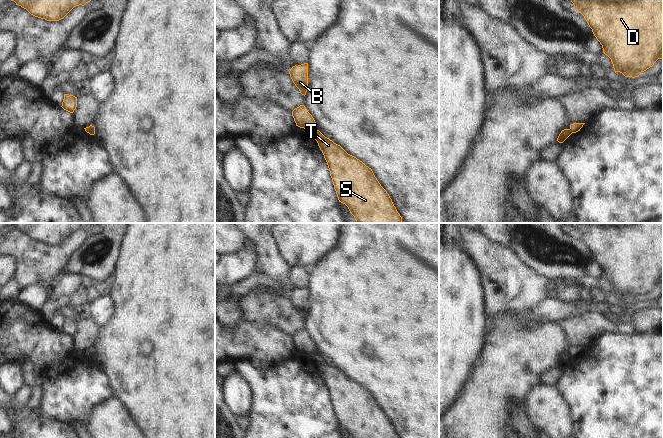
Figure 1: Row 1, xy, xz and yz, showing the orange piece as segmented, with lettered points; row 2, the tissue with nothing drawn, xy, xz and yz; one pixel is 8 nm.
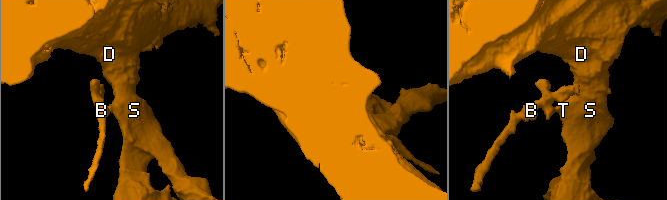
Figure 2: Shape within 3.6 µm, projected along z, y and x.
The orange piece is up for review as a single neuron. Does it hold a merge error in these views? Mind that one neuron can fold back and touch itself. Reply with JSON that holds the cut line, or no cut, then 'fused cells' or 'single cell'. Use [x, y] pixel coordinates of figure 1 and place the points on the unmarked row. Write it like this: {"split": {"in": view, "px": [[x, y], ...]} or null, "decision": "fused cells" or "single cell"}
{"split": {"in": "xz", "px": [[316, 353], [313, 356]]}, "decision": "fused cells"}

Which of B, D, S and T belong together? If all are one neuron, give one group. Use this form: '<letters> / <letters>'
B / D S T

